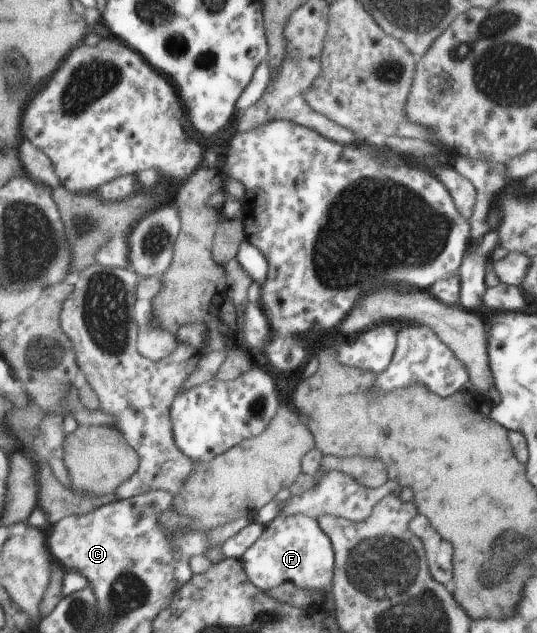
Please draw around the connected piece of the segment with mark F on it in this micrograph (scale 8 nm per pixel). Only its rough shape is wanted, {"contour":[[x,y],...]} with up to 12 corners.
{"contour":[[279,515],[242,556],[260,589],[291,582],[333,610],[330,540]]}

